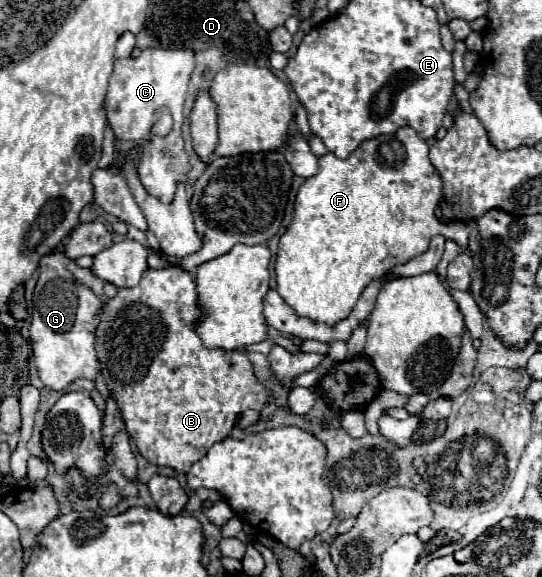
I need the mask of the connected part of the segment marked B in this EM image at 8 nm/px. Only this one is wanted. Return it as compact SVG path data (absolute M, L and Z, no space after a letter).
M165 267L165 269L147 269L139 281L137 287L131 287L131 289L119 289L117 295L107 301L107 305L103 307L101 311L101 321L95 329L95 351L97 351L97 359L101 361L101 373L107 381L107 387L111 391L111 397L115 399L119 411L121 411L121 419L125 423L125 429L129 433L129 437L135 441L139 453L155 463L155 465L165 465L165 467L173 467L175 471L179 473L187 473L189 467L203 459L207 455L207 451L229 437L229 433L233 431L237 419L241 417L241 413L245 413L247 409L253 409L253 411L261 411L271 399L273 399L273 391L267 389L255 375L255 369L253 369L253 363L249 361L249 357L243 353L243 351L225 351L225 349L209 349L203 345L201 337L195 333L195 323L197 321L203 321L205 313L203 309L199 307L199 301L197 301L197 283L195 283L195 277L181 269L181 267Z

